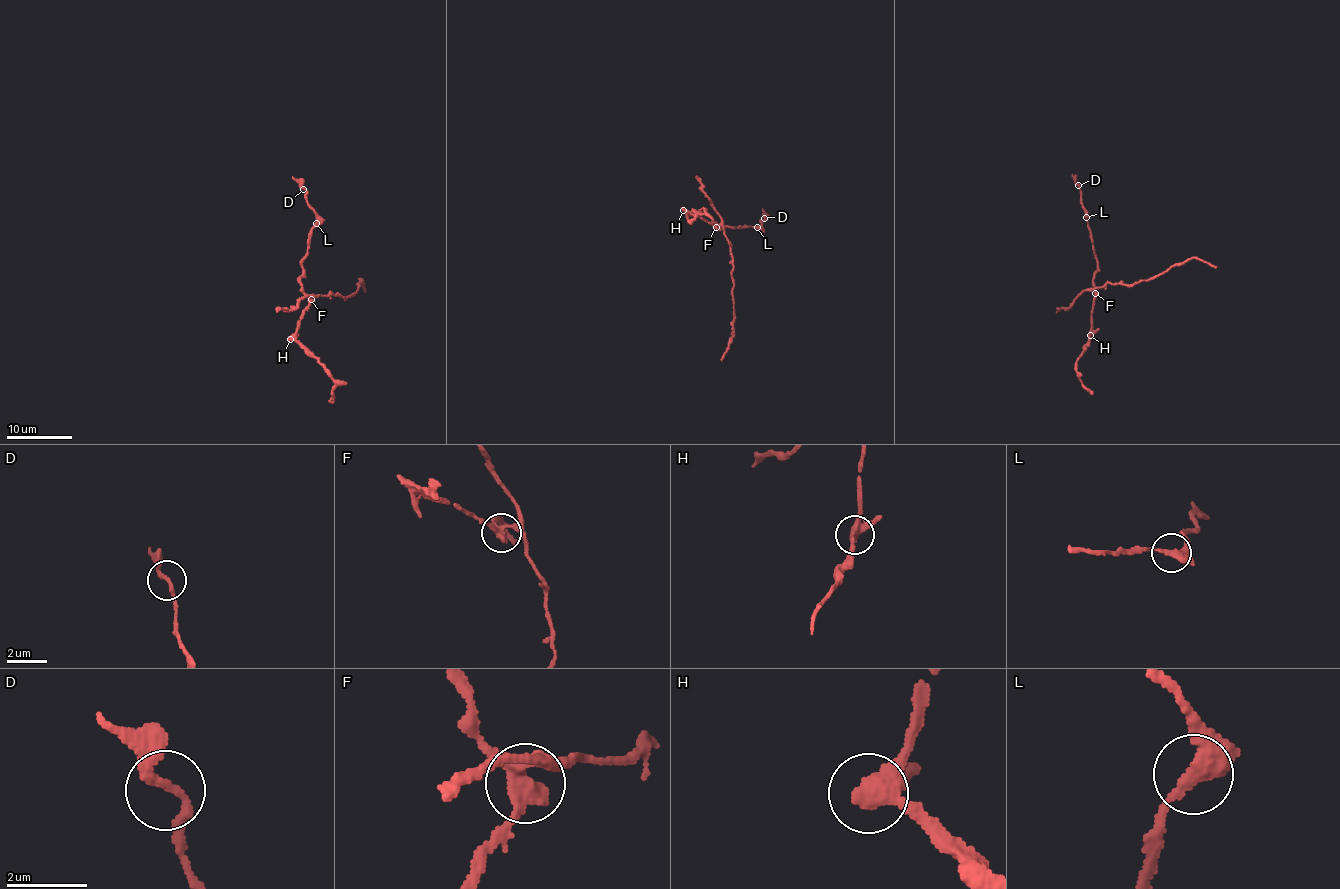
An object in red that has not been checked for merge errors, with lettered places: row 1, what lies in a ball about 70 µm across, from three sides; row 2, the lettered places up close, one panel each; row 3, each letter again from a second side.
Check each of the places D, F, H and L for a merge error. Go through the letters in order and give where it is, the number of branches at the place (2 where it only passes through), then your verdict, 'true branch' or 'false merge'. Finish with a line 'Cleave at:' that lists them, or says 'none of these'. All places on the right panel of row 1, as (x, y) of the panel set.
D: (1078, 185) | 2 | true branch
F: (1095, 293) | 3 | false merge
H: (1090, 335) | 3 | true branch
L: (1086, 217) | 3 | true branch
Cleave at: F

